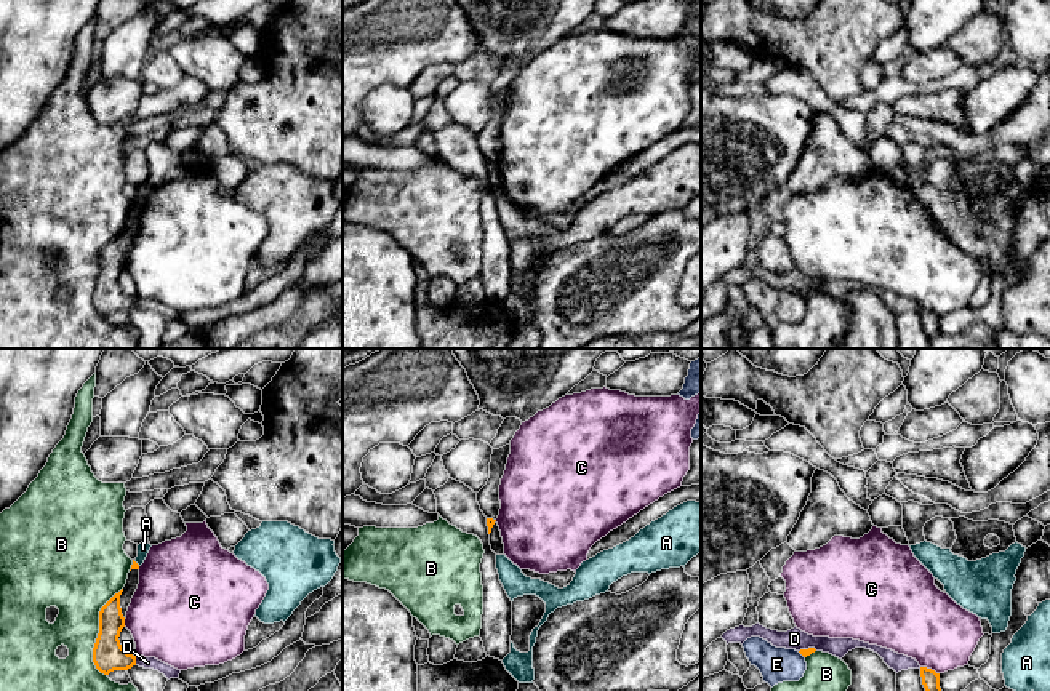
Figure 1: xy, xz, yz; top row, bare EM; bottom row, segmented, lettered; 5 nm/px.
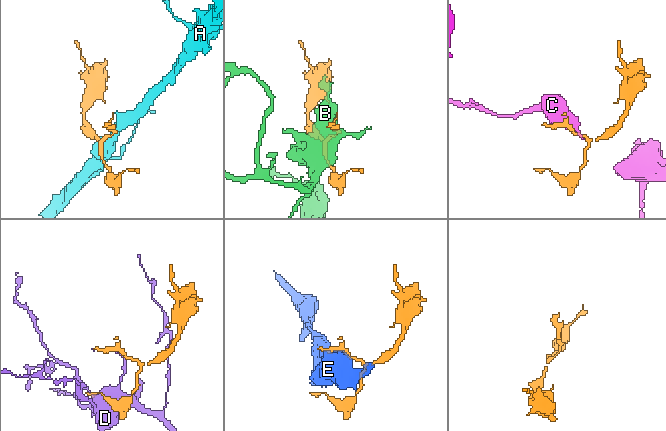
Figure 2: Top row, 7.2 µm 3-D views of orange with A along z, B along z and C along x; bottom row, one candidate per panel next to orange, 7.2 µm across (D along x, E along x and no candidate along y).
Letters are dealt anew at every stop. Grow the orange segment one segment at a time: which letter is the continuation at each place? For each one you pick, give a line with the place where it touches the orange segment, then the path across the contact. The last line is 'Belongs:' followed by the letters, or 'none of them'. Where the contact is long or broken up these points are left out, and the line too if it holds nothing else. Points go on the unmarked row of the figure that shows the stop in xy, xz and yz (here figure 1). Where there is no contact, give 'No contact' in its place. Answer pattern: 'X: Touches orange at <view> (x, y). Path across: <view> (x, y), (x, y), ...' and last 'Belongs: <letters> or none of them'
Belongs: none of them

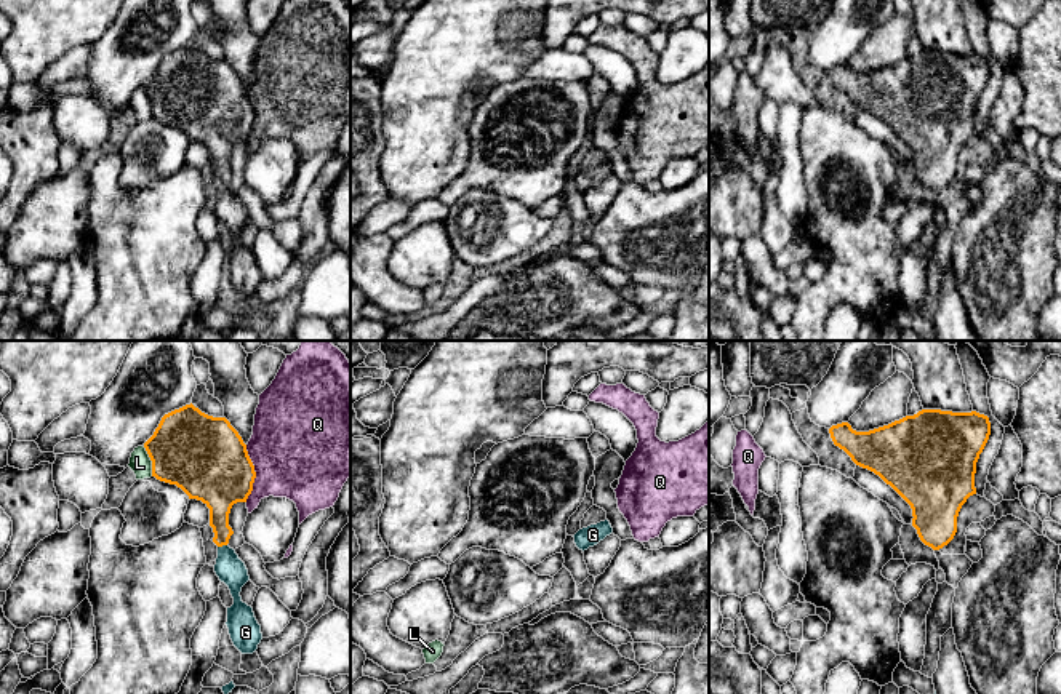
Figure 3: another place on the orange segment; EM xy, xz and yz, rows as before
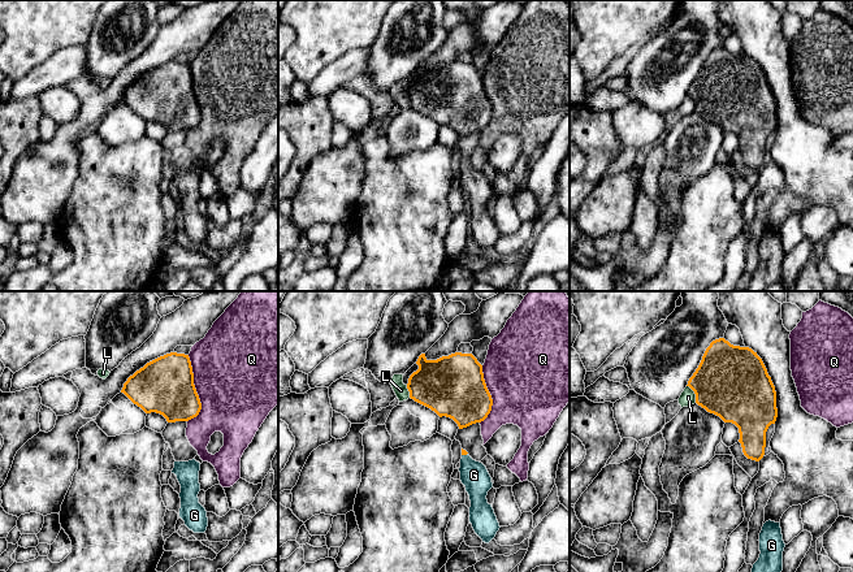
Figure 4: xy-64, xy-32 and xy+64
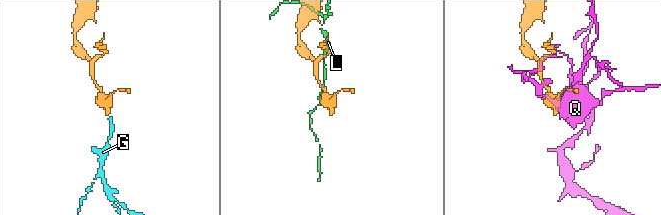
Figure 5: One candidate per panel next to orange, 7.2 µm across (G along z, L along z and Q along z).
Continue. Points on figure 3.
G: Touches orange at xy (221, 187). Path across: xy (220, 138), (221, 187), (229, 210)
Belongs: G

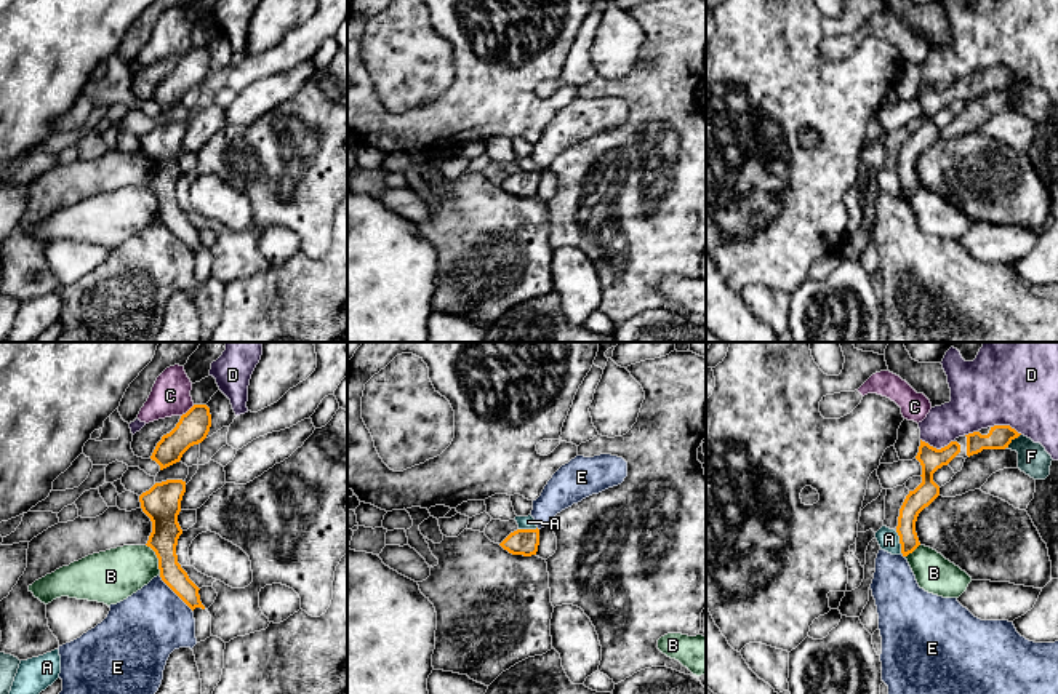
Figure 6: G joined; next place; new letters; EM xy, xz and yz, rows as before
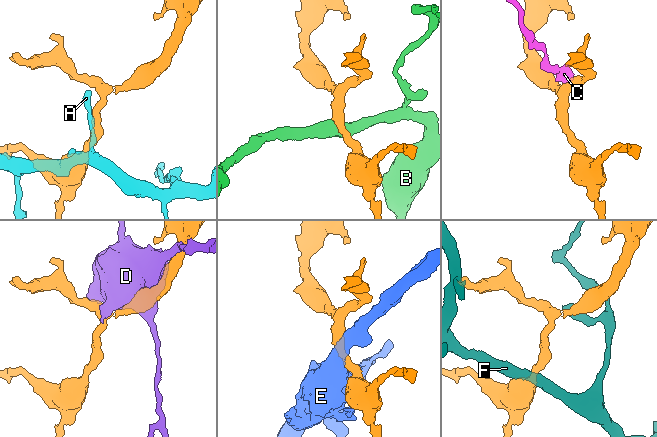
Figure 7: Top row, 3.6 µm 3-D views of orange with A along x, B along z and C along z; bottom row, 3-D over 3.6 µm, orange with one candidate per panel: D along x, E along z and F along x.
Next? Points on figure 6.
Belongs: none of them

